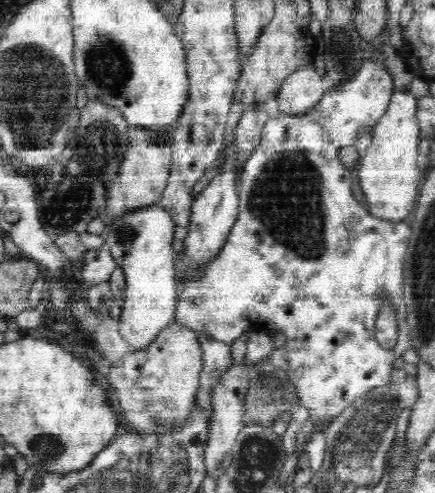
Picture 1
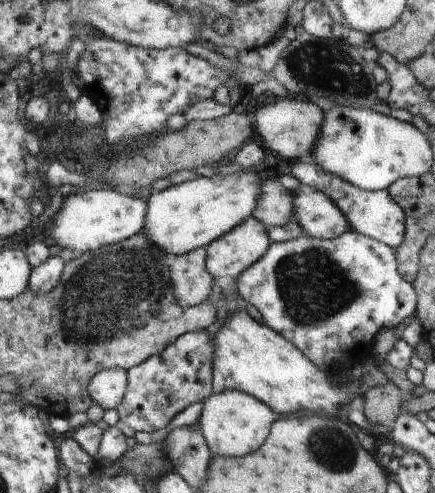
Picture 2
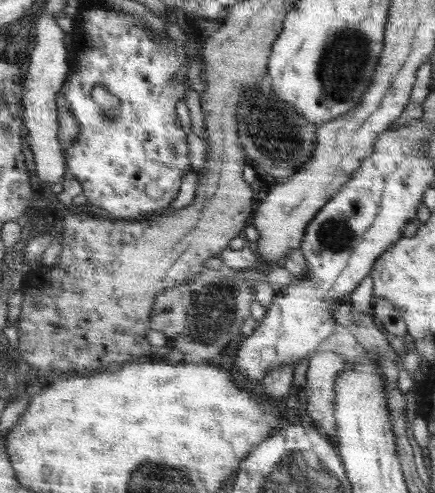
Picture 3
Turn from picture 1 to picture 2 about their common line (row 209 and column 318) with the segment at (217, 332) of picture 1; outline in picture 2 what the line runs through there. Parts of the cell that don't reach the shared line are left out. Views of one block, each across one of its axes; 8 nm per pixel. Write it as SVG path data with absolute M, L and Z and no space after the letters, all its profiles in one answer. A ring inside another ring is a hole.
M353 228L337 240L321 240L305 234L293 242L273 244L263 260L237 278L237 288L247 304L261 310L267 326L297 344L319 368L327 368L331 362L359 366L361 356L373 352L371 338L379 330L393 330L393 326L415 312L415 288L403 280L397 266L393 248Z

